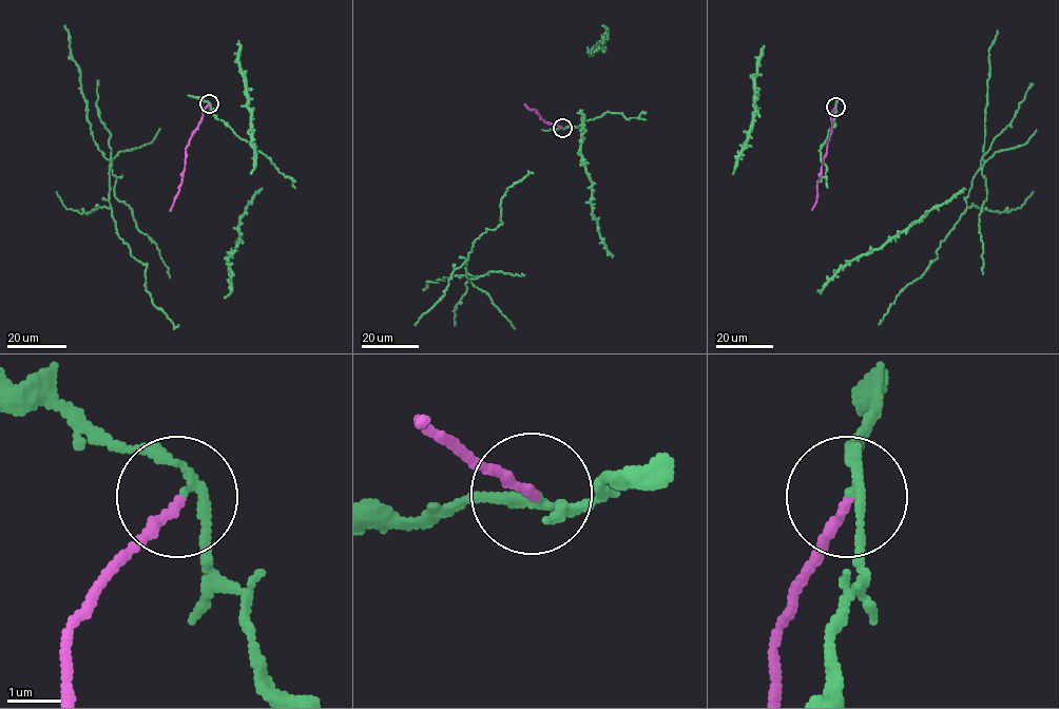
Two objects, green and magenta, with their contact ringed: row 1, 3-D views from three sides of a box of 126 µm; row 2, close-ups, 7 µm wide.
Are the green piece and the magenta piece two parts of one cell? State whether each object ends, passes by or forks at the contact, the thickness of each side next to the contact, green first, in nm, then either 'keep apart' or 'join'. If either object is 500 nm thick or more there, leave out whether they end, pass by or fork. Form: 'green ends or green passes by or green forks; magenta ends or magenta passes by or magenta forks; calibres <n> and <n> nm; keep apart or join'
green passes by; magenta ends; calibres 130 and 170 nm; keep apart

